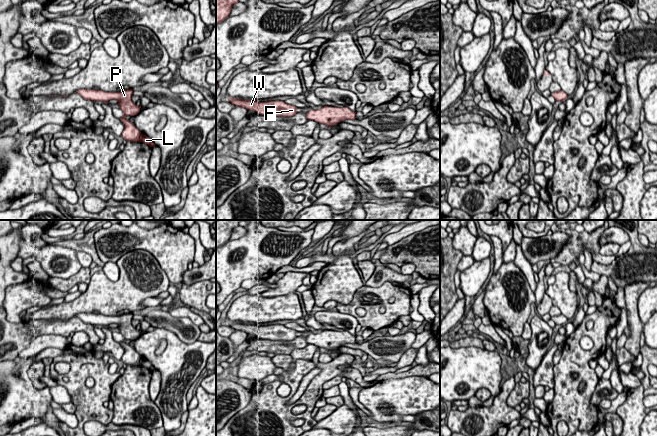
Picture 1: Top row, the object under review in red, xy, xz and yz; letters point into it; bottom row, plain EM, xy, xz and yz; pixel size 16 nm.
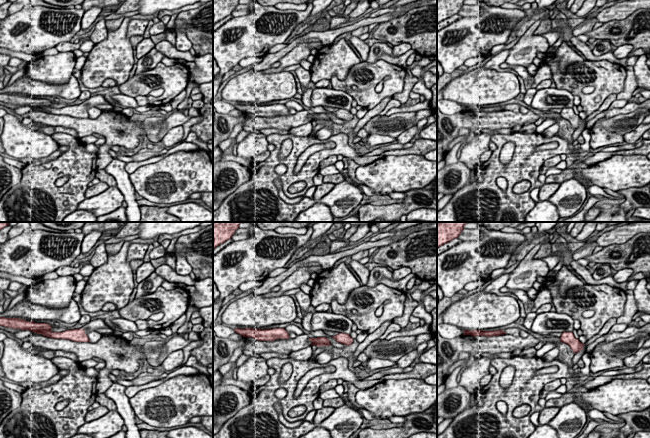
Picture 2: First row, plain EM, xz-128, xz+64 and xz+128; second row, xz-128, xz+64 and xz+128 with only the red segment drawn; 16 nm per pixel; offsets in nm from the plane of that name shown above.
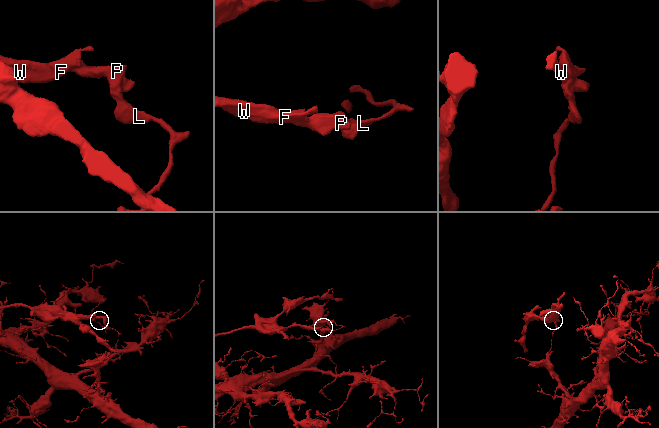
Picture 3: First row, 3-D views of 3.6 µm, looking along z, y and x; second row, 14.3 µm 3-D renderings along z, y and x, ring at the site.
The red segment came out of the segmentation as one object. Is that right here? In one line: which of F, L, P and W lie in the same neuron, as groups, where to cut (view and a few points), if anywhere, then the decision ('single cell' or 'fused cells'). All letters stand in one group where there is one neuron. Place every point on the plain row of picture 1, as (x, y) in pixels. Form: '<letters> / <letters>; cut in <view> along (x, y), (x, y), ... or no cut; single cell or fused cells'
F L P W; no cut; single cell

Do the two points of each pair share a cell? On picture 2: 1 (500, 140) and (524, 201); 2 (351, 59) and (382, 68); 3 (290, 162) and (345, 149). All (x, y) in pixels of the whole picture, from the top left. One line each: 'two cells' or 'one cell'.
1: one cell
2: two cells
3: one cell

